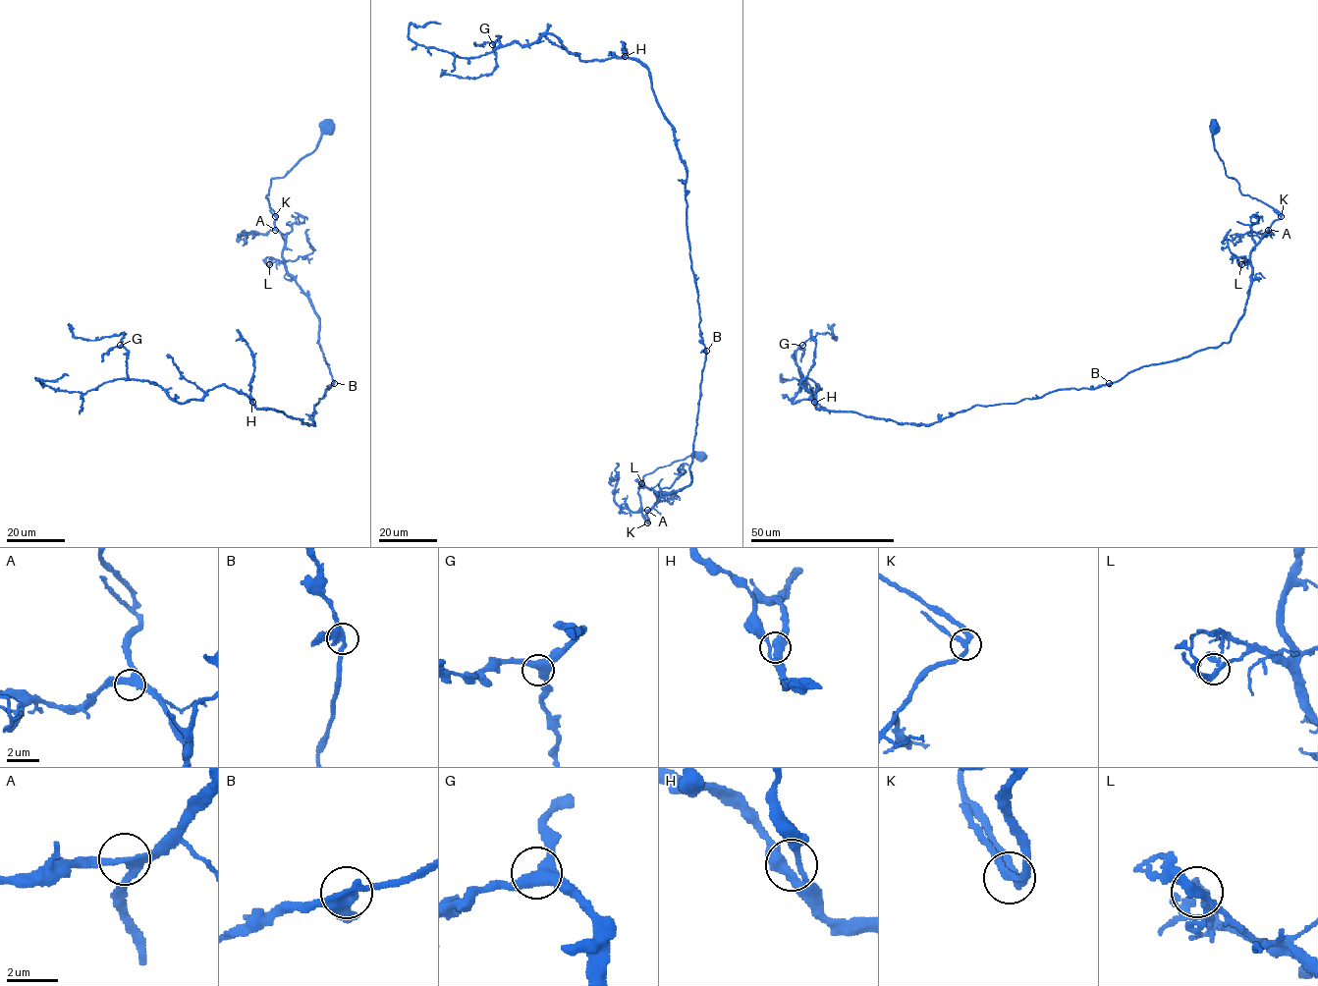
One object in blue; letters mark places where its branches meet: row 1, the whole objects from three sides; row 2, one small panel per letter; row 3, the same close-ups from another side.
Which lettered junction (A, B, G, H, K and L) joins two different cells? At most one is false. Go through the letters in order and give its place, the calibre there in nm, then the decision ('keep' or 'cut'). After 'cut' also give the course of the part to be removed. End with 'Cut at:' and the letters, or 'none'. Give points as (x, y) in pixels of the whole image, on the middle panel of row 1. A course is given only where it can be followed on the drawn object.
A: at (647, 510); 280 nm thick; keep
B: at (706, 351); 300 nm thick; keep
G: at (492, 44); 440 nm thick; keep
H: at (625, 56); 380 nm thick; keep
K: at (647, 522); 260 nm thick; keep
L: at (641, 483); 280 nm thick; keep
Cut at: none

